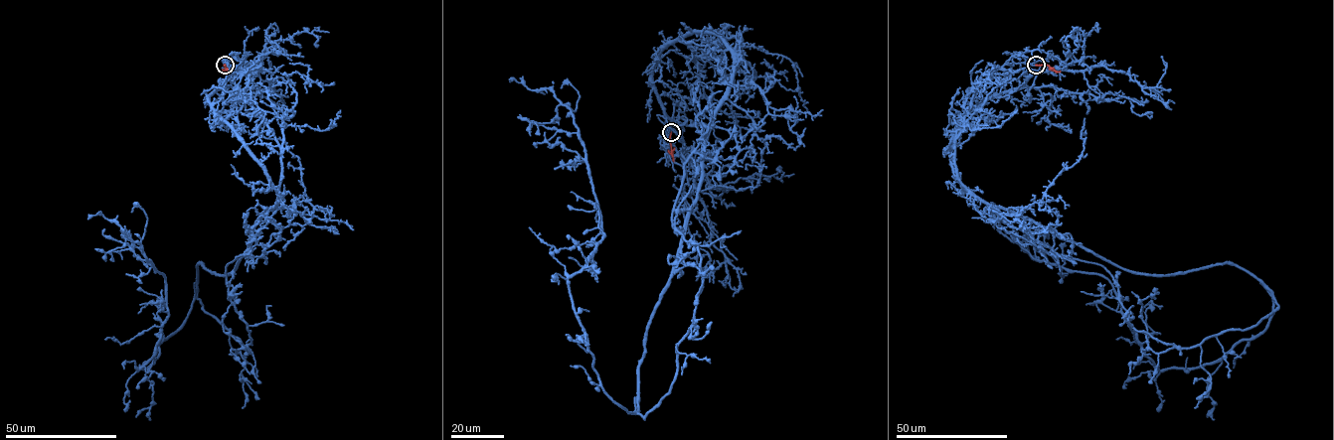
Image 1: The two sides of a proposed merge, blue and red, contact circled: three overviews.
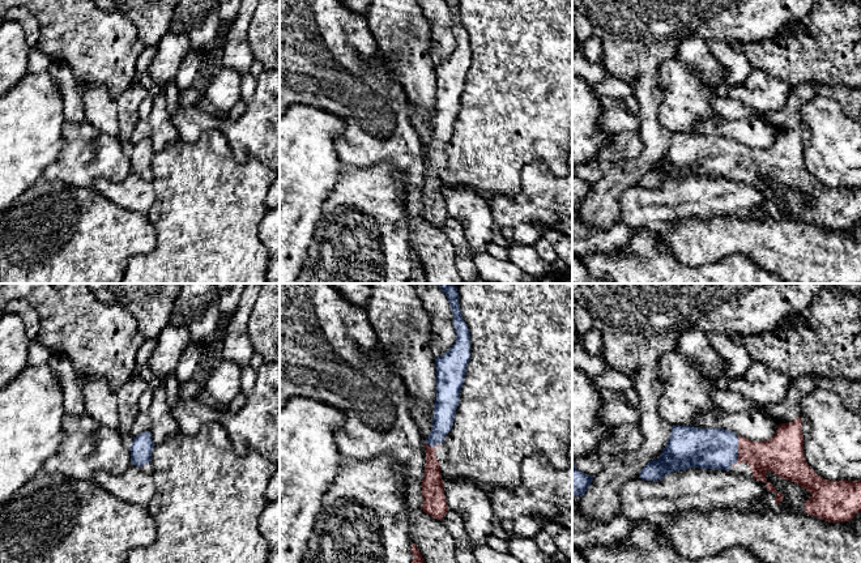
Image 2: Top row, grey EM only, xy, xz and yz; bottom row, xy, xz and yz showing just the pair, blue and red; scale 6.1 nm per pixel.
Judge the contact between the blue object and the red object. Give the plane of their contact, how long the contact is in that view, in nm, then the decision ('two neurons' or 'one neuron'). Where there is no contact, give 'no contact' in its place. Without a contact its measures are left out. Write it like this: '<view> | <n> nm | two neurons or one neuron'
yz | 200 nm | one neuron

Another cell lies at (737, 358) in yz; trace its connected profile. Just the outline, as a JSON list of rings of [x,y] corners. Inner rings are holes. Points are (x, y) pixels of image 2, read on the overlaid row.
[[[708,332],[708,338],[715,351],[728,363],[730,379],[743,375],[753,366],[745,347],[736,345],[730,337]]]

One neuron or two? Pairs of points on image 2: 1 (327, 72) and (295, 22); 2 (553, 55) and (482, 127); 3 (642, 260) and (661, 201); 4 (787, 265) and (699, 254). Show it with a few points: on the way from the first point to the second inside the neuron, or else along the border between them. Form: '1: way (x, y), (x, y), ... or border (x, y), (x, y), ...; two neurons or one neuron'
1: way (320, 60), (295, 34); one neuron
2: way (537, 75), (525, 86), (520, 86), (502, 107); one neuron
3: border (656, 229), (634, 227), (631, 230); two neurons
4: way (764, 247), (759, 243), (721, 243); one neuron

